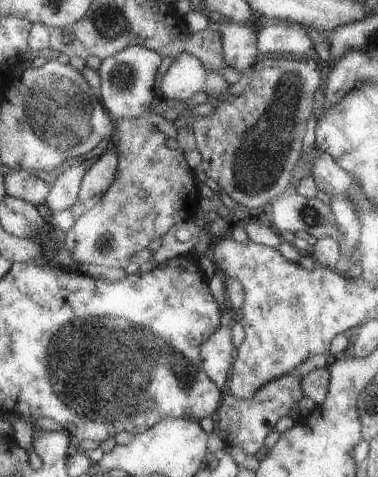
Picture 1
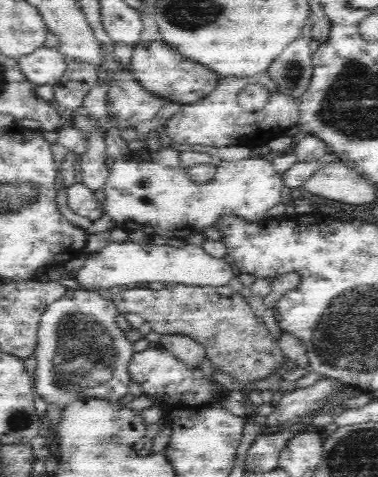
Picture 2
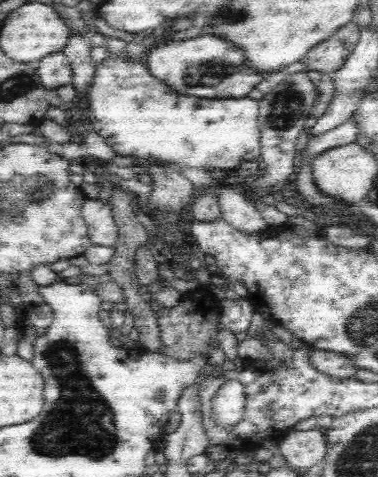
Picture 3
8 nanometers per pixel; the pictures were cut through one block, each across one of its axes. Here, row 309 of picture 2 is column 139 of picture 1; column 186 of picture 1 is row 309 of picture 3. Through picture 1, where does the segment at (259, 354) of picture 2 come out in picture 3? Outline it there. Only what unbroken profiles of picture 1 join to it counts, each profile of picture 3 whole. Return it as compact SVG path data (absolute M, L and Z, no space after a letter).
M198 288L194 292L182 294L178 298L178 306L170 306L164 310L154 310L154 318L158 324L158 338L162 338L162 352L168 358L178 362L188 362L194 358L208 358L212 348L220 348L220 328L222 324L222 306L208 288Z

